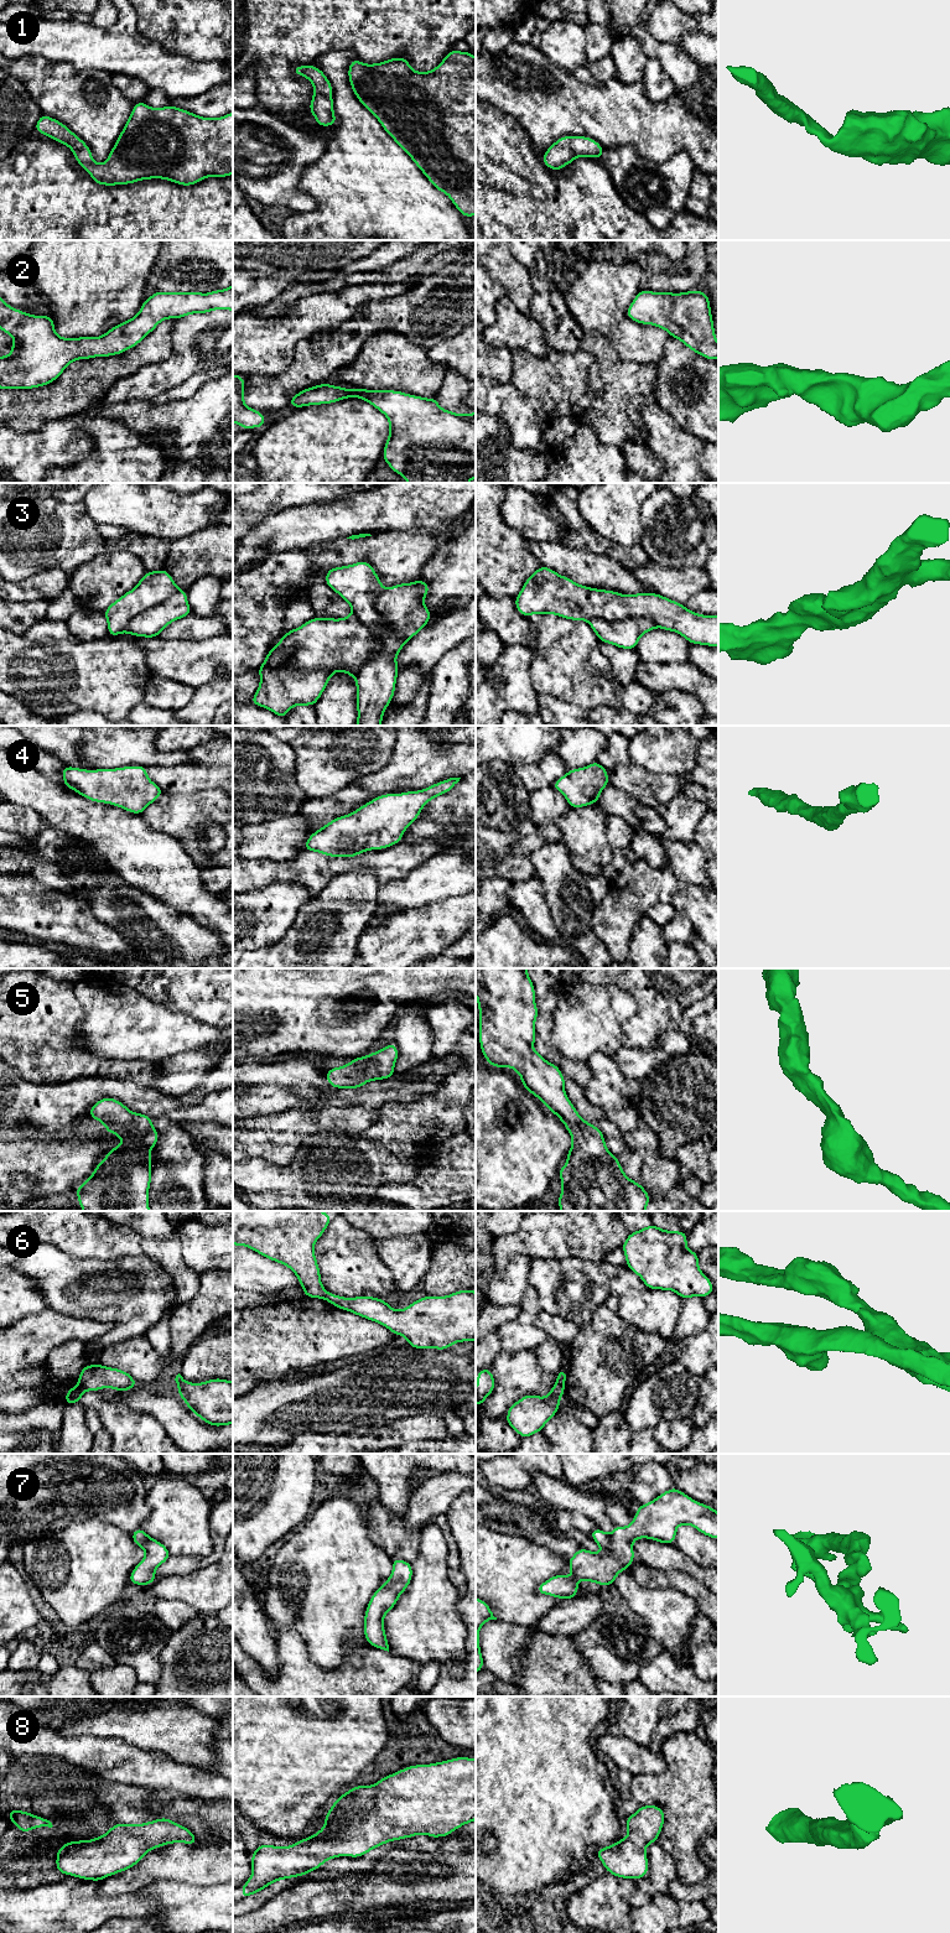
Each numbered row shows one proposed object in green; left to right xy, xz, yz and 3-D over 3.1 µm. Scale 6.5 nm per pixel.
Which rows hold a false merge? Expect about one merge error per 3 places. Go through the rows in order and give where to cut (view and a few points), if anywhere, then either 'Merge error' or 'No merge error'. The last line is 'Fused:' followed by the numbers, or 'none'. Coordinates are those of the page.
1: No split. No merge error
2: No split. No merge error
3: Split along xz (352, 612), (378, 635), (379, 643), (379, 649), (356, 676). Merge error
4: No split. No merge error
5: No split. No merge error
6: Split along yz (556, 1382), (562, 1387). Merge error
7: No split. No merge error
8: No split. No merge error
Fused: 3, 6

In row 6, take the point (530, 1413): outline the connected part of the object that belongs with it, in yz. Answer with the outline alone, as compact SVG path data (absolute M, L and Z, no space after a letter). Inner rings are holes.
M556 1383L545 1398L524 1396L509 1407L505 1422L523 1439L543 1431L544 1425L557 1413L564 1393L565 1388Z

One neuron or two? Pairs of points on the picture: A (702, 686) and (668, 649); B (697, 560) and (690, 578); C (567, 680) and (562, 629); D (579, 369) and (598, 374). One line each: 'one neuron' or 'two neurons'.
A: two neurons
B: two neurons
C: one neuron
D: two neurons

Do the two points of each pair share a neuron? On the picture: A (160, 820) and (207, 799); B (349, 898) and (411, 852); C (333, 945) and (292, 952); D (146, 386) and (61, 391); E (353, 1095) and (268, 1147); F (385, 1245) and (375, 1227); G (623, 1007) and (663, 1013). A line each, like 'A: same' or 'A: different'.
A: same
B: different
C: same
D: different
E: different
F: different
G: different

